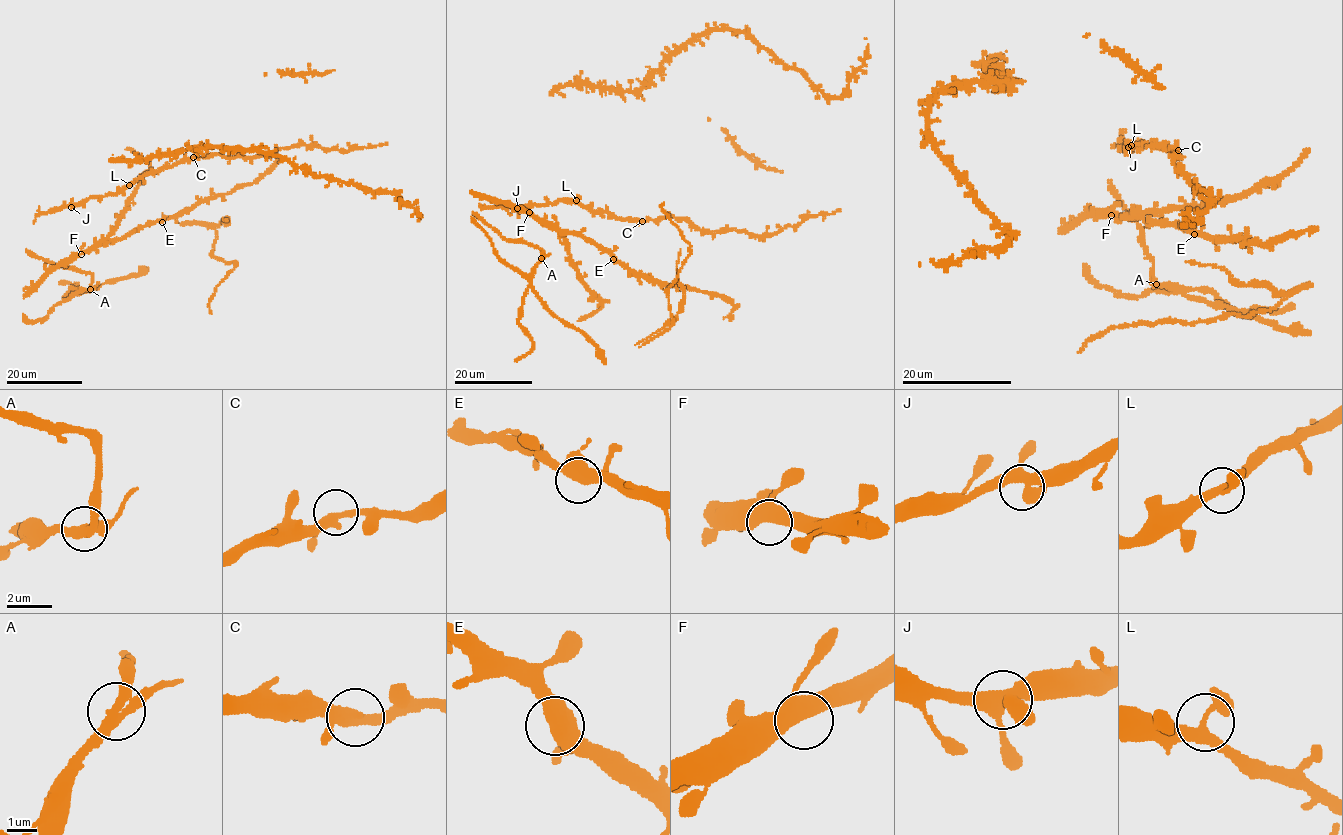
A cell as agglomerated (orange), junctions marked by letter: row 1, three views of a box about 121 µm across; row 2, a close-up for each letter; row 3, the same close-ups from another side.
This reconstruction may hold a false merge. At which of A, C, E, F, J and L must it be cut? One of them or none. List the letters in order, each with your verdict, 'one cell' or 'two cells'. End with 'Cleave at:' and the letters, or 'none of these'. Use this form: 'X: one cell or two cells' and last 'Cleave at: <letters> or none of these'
A: two cells
C: one cell
E: one cell
F: one cell
J: one cell
L: one cell
Cleave at: A

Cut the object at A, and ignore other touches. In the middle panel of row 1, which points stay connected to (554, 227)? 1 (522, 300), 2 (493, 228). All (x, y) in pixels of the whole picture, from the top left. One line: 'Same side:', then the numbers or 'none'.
Same side: none

